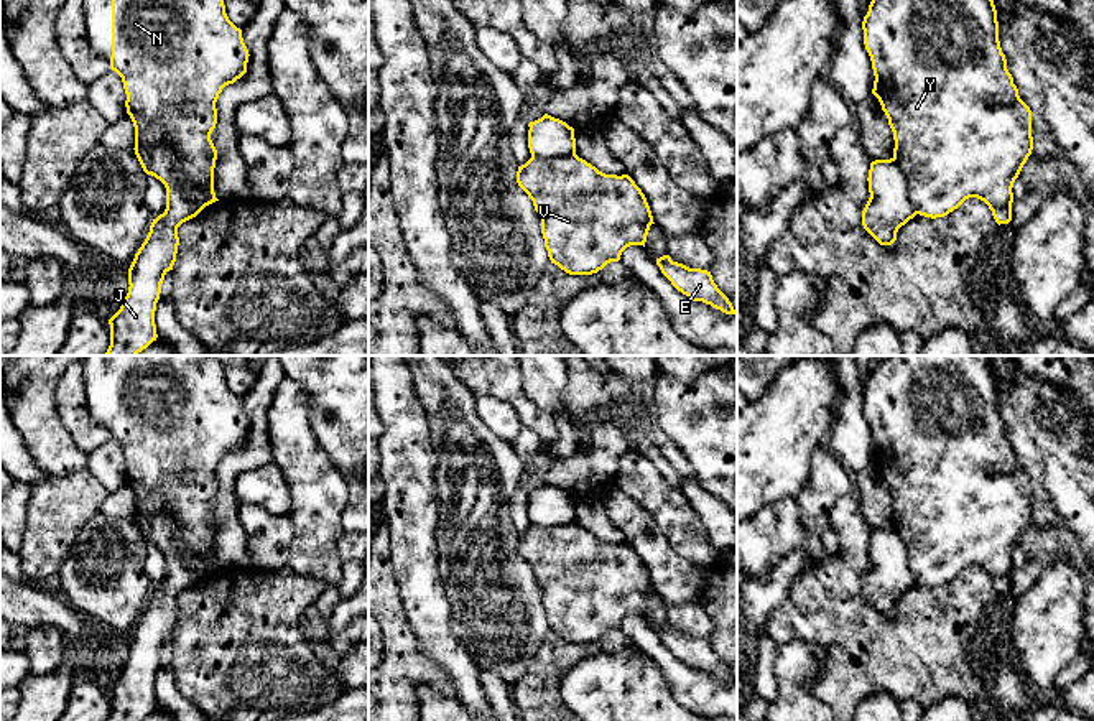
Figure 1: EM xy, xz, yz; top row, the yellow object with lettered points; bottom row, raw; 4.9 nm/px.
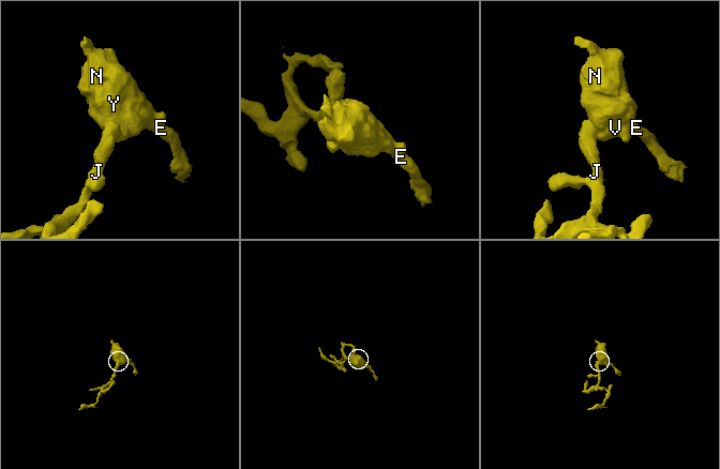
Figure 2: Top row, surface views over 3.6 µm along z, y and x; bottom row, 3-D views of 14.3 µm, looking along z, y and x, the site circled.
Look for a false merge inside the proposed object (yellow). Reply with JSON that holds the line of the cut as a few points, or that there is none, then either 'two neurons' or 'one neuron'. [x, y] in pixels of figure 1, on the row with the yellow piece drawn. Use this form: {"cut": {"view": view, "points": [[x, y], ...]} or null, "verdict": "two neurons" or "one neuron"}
{"cut": {"view": "yz", "points": [[892, 158], [907, 181], [908, 196], [917, 213]]}, "verdict": "two neurons"}

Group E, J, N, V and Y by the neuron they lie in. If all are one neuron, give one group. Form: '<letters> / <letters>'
E N V Y / J

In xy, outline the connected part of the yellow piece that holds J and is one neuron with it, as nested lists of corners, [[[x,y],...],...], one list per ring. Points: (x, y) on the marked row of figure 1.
[[[181,184],[165,188],[166,209],[153,219],[128,268],[128,293],[109,319],[110,346],[104,356],[137,356],[156,341],[155,311],[165,275],[176,262],[178,227],[207,206],[204,193],[188,193]]]

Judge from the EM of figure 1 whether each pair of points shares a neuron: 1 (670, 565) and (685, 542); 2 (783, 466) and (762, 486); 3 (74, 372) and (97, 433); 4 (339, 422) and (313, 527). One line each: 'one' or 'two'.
1: two
2: one
3: one
4: two

